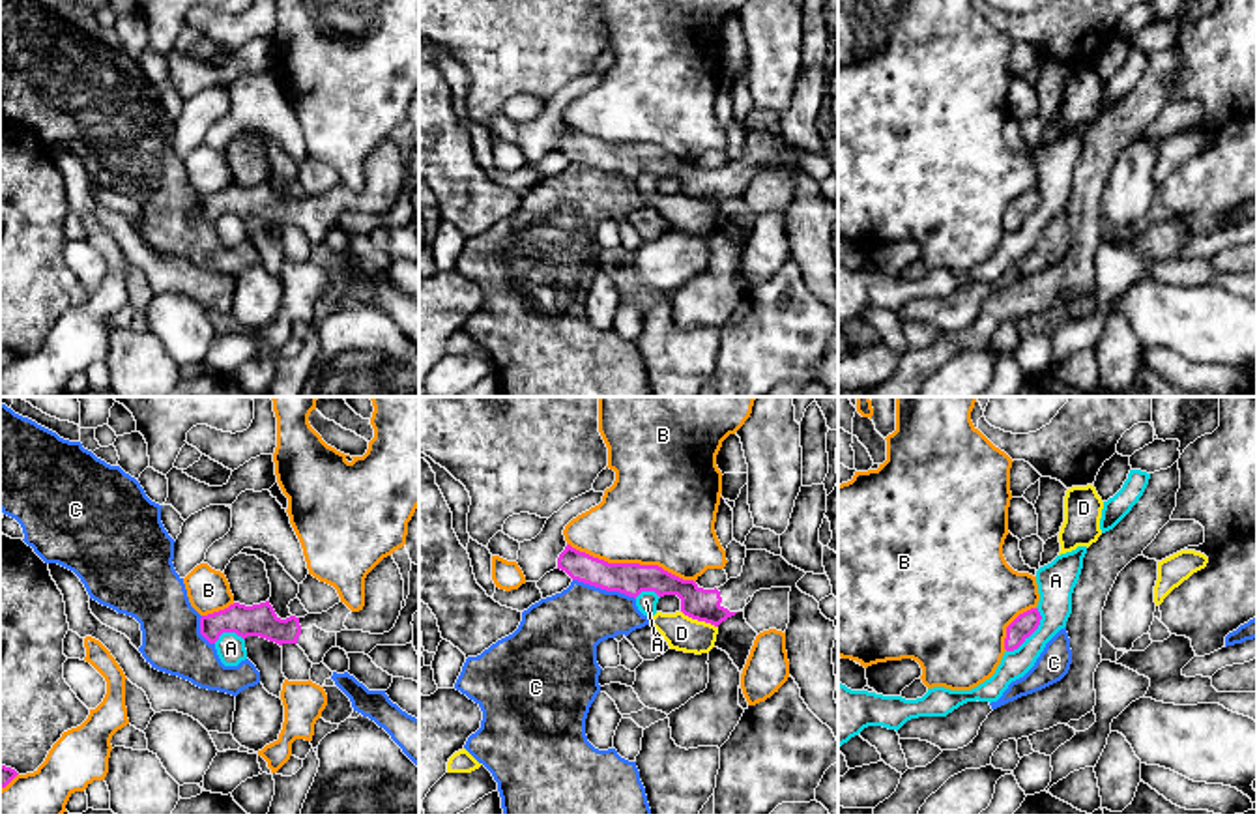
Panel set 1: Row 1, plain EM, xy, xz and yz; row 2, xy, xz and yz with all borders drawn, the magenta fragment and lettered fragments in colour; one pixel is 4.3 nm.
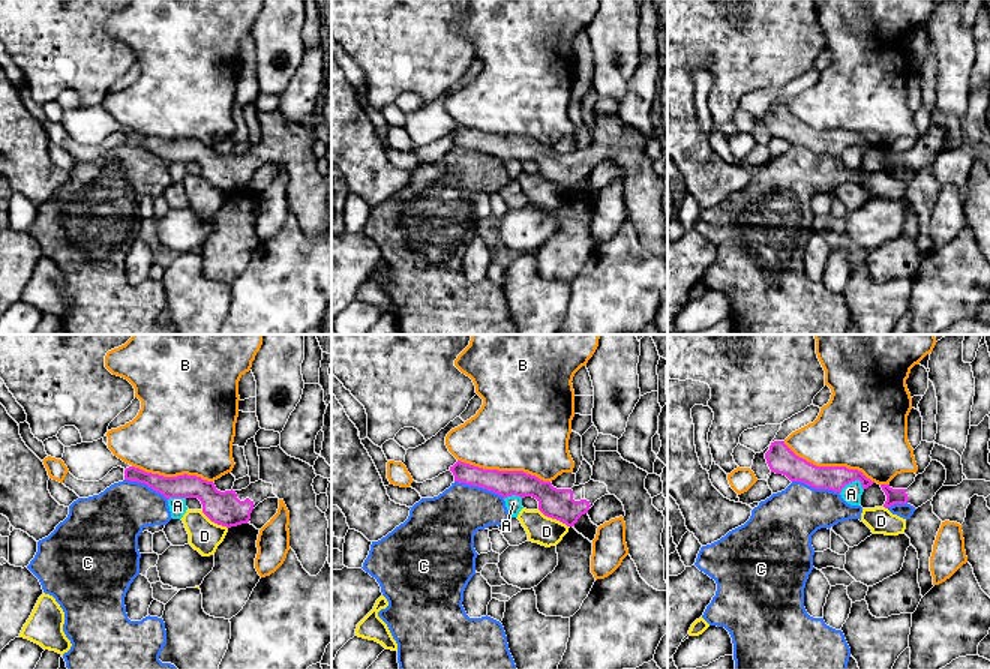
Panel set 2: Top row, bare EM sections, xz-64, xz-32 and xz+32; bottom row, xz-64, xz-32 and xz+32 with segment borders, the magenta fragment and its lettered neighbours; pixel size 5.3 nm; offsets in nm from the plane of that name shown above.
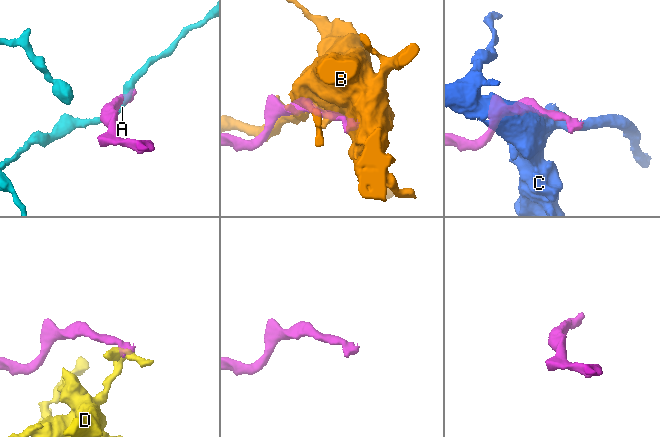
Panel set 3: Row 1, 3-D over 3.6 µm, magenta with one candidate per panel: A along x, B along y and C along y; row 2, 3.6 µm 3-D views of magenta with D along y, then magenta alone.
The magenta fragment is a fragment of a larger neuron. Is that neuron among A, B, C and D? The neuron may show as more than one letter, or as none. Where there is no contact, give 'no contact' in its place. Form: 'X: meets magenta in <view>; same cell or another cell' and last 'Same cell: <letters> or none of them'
A: meets magenta in yz; another cell
B: meets magenta in xz; another cell
C: meets magenta in xz; another cell
D: meets magenta in xz; another cell
Same cell: none of them

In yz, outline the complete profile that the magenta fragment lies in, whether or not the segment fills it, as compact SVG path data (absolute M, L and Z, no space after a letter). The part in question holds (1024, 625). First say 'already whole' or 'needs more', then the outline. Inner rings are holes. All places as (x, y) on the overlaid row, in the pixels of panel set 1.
already whole; M1031 608L1019 614L1008 627L1004 638L1004 649L1014 651L1018 649L1040 625L1040 612L1038 608Z

